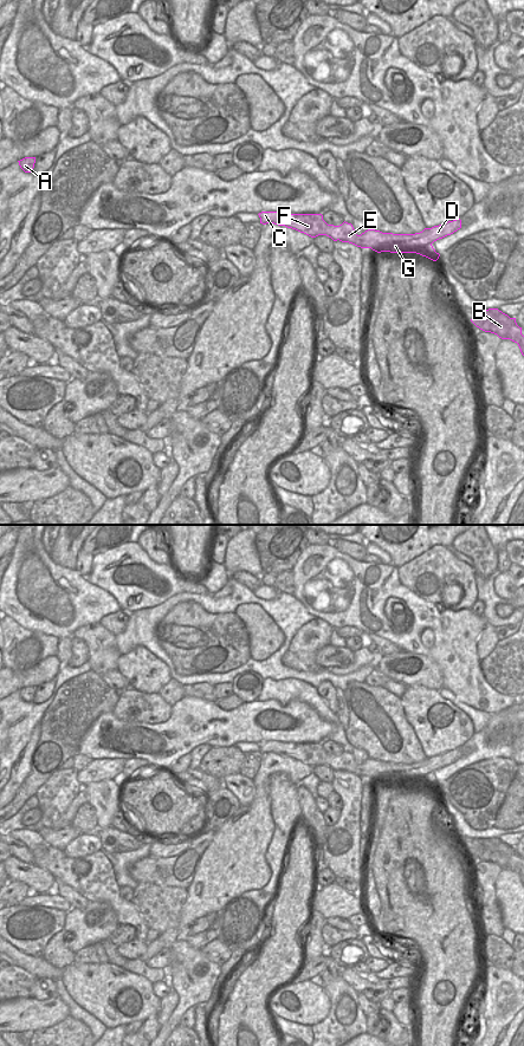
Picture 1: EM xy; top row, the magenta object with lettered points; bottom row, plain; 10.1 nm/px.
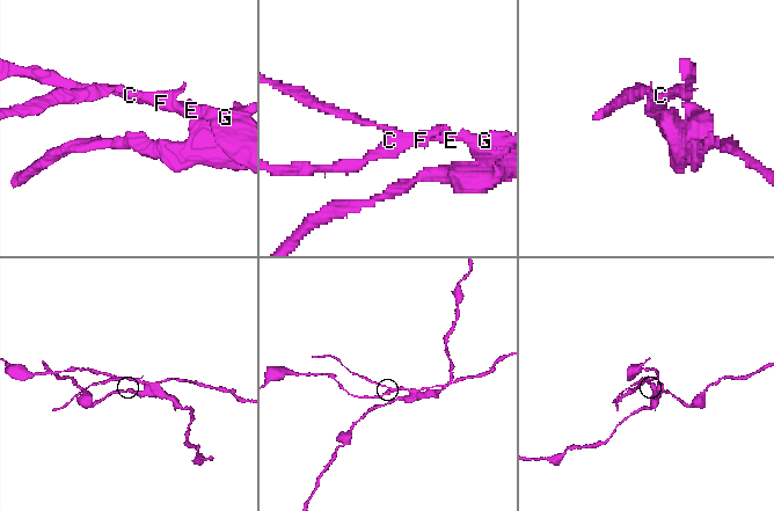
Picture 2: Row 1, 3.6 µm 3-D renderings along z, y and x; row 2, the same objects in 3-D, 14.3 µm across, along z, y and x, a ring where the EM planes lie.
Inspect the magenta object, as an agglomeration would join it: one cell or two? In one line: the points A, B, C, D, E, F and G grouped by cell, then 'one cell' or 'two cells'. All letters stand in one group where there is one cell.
A C D E F / B G | two cells

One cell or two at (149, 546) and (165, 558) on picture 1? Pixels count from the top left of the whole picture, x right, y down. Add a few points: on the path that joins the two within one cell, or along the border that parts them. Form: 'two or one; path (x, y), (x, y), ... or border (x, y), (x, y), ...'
one; path (153, 549), (161, 556)

